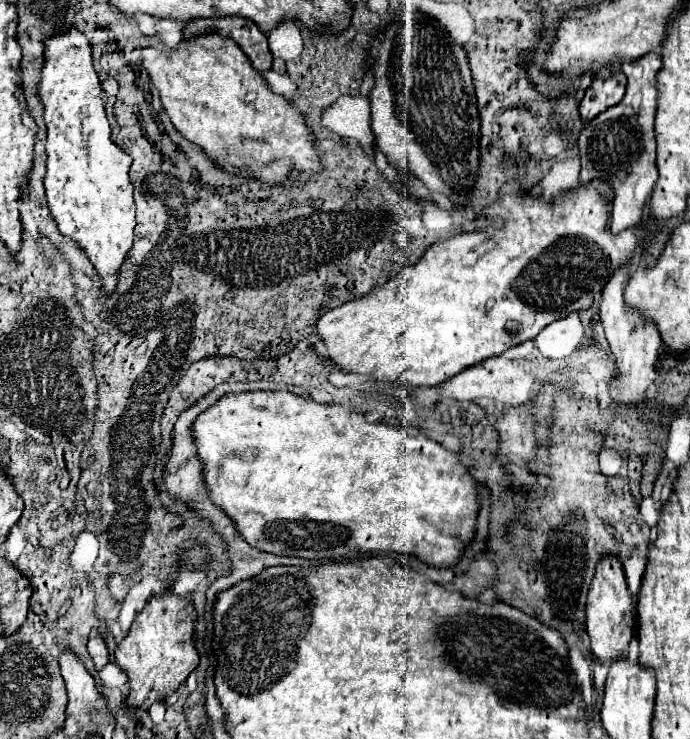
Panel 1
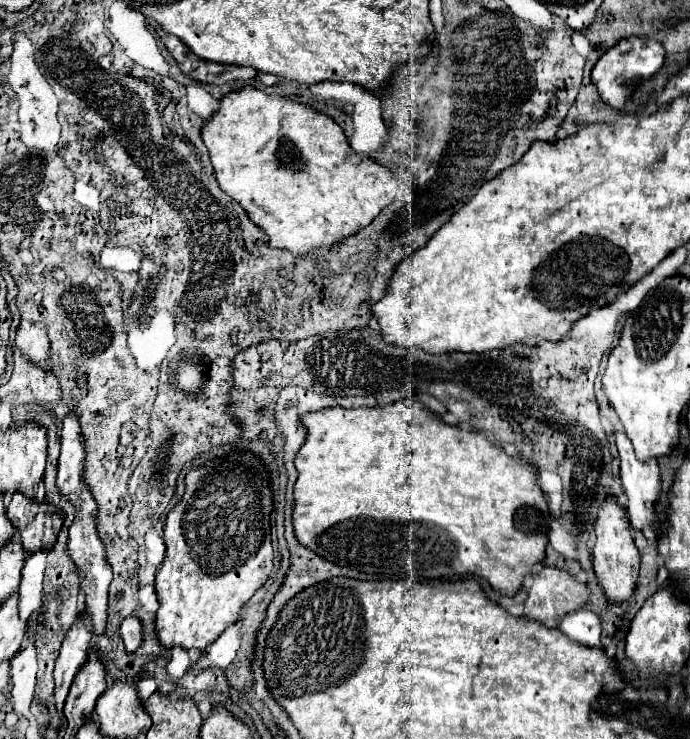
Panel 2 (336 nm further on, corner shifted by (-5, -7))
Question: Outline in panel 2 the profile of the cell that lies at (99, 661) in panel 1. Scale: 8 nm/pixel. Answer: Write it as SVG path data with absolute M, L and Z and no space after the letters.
M125 618L121 622L121 628L119 628L119 634L121 634L121 640L125 644L125 652L131 654L137 650L137 646L141 644L141 622L139 618Z

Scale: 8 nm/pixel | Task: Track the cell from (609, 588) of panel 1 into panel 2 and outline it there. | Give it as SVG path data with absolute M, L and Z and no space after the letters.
M609 496L601 504L599 516L595 522L595 536L597 536L597 542L593 550L593 568L595 568L597 582L609 604L623 604L631 600L635 592L635 584L639 576L639 552L631 538L631 526L625 518L625 512L617 504L617 498Z

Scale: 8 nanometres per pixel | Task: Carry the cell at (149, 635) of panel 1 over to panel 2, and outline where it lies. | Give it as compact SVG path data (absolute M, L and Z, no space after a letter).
M233 452L233 454L229 454L229 456L221 458L221 460L211 460L205 466L189 472L185 482L187 482L187 490L183 494L183 500L167 514L167 520L165 520L165 546L167 546L167 552L165 552L163 566L157 572L157 578L155 578L155 592L157 592L157 598L159 598L159 608L155 612L155 634L157 634L159 646L163 646L163 648L179 646L183 650L193 650L195 648L195 650L205 652L205 648L209 644L213 644L231 624L235 624L239 608L265 584L267 576L271 574L271 568L273 568L273 548L271 548L271 534L269 534L271 532L271 526L269 526L271 500L267 500L267 494L271 490L269 490L267 470L249 452Z

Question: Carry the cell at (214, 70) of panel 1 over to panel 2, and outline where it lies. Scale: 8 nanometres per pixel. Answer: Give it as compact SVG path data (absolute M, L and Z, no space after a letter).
M245 86L241 90L225 94L219 100L219 110L215 114L211 114L209 120L203 122L201 138L203 138L203 142L205 142L205 146L209 150L209 158L211 158L211 164L213 164L213 170L215 170L215 178L219 182L219 188L223 192L227 192L233 200L237 200L245 208L249 218L267 232L269 244L273 248L287 248L293 254L305 254L305 252L311 252L315 248L331 248L335 242L343 240L345 236L355 234L357 230L367 226L389 202L393 202L393 198L397 194L397 188L399 188L399 180L385 166L377 164L373 158L357 156L357 152L353 152L353 148L351 148L351 160L345 160L345 154L349 152L349 144L347 144L347 138L343 134L343 128L331 116L325 116L325 114L313 110L311 106L293 102L289 98L265 94L265 92L261 92L261 90L253 88L253 86Z

